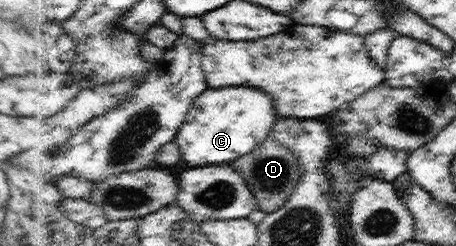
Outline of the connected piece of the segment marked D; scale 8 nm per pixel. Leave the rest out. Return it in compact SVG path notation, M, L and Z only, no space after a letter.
M273 135L258 147L256 152L240 157L231 164L248 180L252 191L257 195L260 209L268 214L284 208L289 203L303 178L301 157Z

